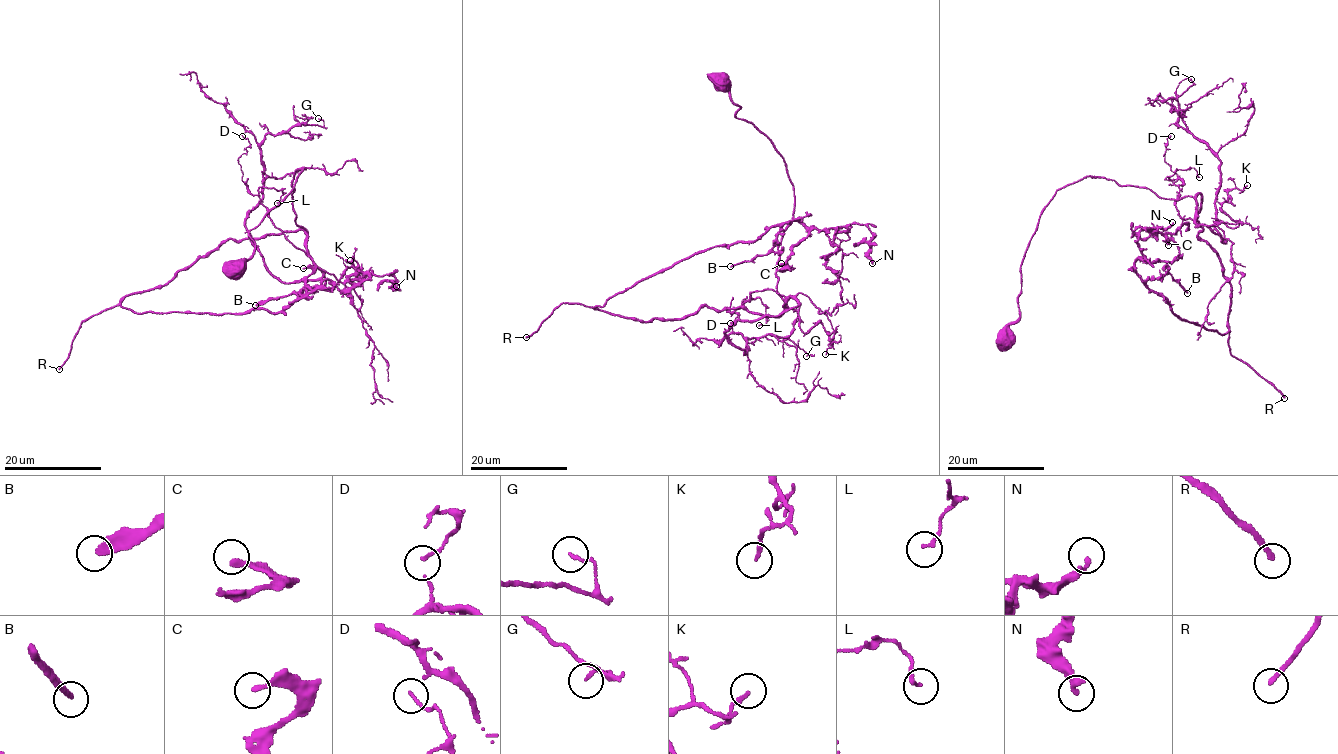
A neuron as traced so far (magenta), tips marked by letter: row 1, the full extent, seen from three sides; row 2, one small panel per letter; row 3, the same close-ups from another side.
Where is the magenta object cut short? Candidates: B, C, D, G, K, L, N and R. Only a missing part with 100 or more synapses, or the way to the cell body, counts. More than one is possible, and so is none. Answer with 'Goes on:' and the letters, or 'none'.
Goes on: R

